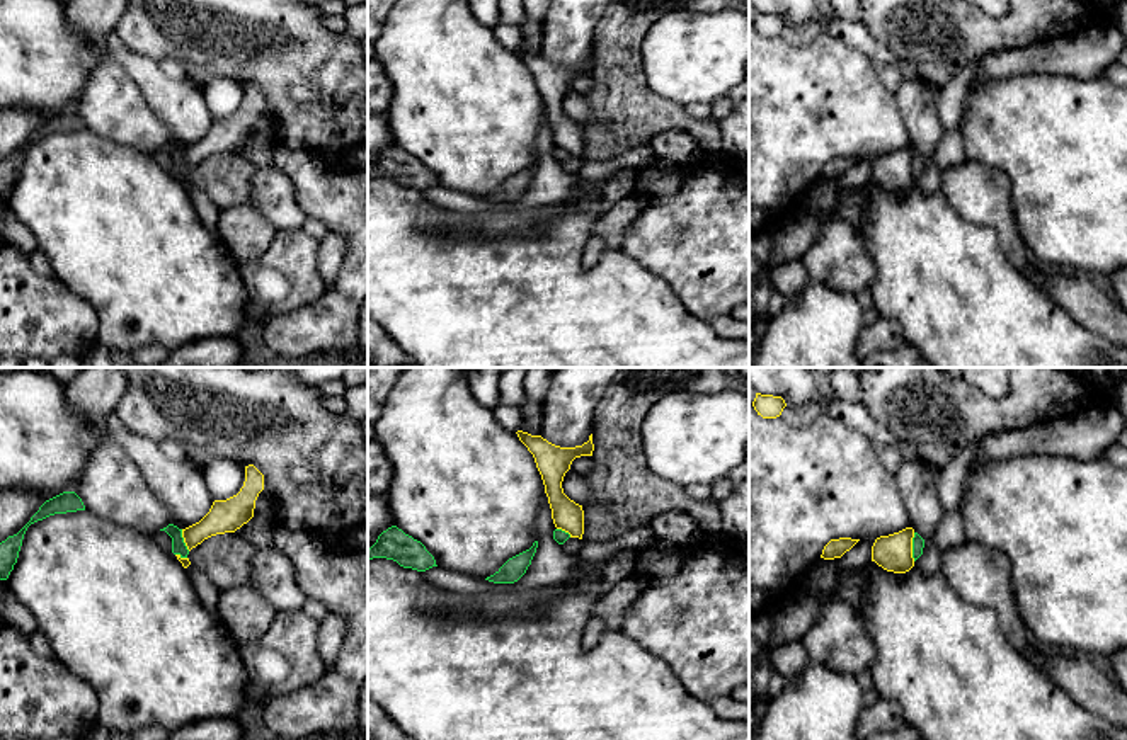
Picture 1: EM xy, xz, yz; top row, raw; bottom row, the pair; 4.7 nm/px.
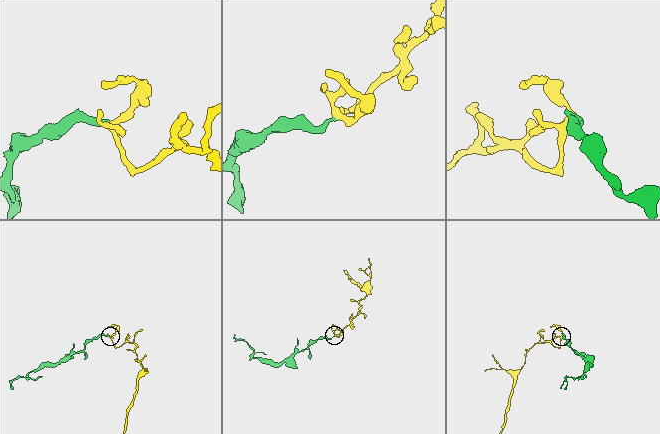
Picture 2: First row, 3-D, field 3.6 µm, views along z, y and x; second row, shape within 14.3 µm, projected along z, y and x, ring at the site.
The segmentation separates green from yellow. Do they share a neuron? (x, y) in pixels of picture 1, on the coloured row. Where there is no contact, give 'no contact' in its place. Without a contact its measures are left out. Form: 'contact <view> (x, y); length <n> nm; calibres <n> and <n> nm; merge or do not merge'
contact yz (913, 546); length 140 nm; calibres 60 and 180 nm; do not merge

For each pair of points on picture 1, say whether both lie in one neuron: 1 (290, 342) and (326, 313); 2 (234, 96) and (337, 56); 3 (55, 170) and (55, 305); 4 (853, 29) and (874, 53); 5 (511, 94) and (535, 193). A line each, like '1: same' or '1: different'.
1: same
2: different
3: different
4: same
5: different

